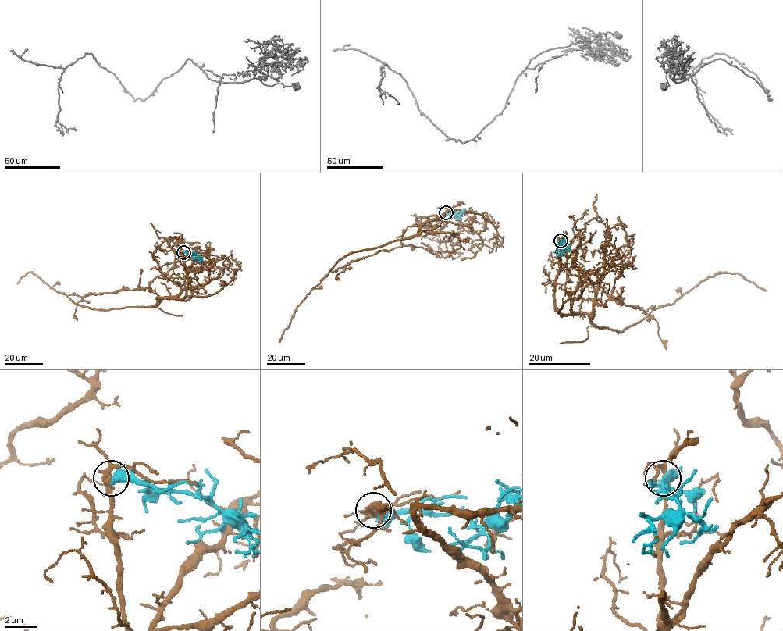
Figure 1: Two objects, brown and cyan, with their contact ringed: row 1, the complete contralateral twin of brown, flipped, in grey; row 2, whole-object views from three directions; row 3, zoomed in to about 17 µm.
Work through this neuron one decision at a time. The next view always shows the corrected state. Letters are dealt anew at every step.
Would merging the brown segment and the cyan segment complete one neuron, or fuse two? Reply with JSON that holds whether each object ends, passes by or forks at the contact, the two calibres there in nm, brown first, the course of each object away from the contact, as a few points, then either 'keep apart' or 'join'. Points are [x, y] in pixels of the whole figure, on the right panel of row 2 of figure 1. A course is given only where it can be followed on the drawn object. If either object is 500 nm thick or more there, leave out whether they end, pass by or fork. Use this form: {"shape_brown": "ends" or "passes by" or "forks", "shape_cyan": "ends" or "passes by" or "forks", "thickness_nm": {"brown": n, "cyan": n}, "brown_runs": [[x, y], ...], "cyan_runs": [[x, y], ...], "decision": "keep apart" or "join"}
{"thickness_nm": {"brown": 280, "cyan": 500}, "brown_runs": [[560, 240], [554, 307], [621, 333], [653, 309], [613, 297], [614, 281], [631, 254], [618, 216]], "cyan_runs": [[560, 240], [564, 246], [559, 250], [556, 254], [559, 254]], "decision": "keep apart"}

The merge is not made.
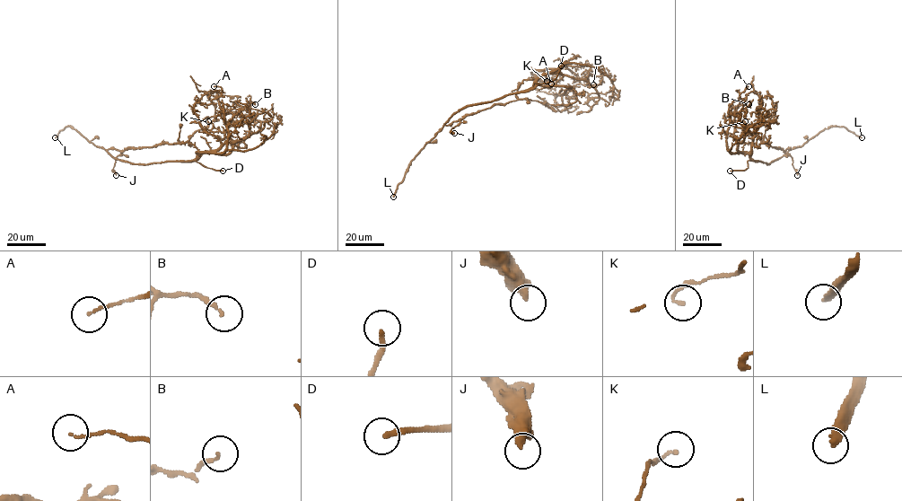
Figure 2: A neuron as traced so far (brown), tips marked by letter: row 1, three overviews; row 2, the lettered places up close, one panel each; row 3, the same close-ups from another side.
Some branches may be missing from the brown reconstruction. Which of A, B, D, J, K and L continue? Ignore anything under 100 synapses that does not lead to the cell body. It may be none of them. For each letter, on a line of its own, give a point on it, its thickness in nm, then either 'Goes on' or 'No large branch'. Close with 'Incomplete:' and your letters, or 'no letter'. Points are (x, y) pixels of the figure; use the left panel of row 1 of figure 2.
A: Place: (214, 86). Thickness 80 nm. No large branch
B: Place: (255, 104). Thickness 130 nm. No large branch
D: Place: (223, 171). Thickness 220 nm. Goes on
J: Place: (116, 175). Thickness 440 nm. No large branch
K: Place: (208, 121). Thickness 110 nm. No large branch
L: Place: (55, 137). Thickness 340 nm. Goes on
Incomplete: D, L

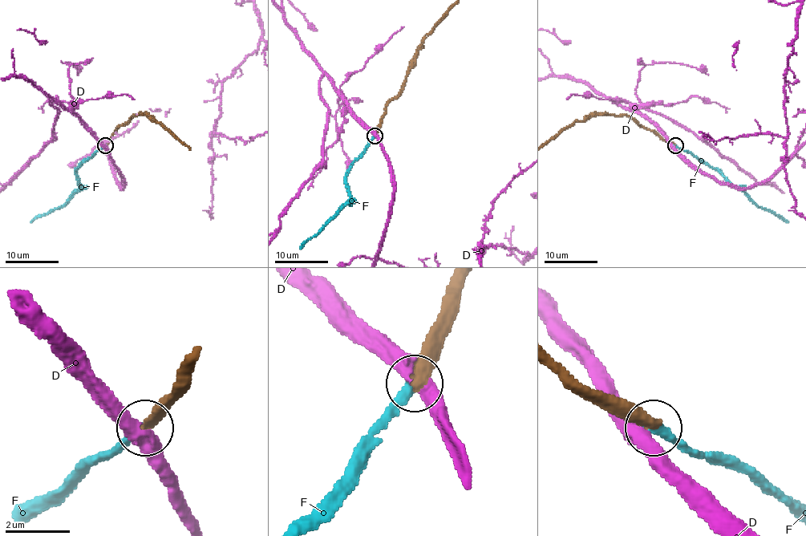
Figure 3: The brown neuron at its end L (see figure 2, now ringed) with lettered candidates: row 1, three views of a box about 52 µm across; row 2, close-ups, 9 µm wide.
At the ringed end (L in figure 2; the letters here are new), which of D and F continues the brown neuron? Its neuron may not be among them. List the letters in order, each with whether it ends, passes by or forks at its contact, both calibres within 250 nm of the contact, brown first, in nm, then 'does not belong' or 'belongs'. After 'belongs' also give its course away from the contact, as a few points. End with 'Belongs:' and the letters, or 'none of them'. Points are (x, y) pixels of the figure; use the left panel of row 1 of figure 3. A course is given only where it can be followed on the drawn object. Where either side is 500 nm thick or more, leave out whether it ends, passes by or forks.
D: it passes by; calibres 460 and 480 nm; does not belong
F: it ends; calibres 420 and 260 nm; belongs; course (105, 146), (77, 168), (79, 188), (61, 206), (39, 214), (30, 222)
Belongs: F

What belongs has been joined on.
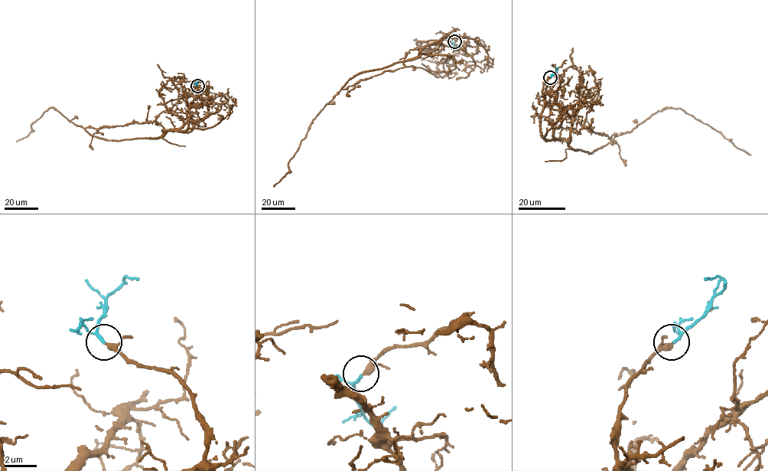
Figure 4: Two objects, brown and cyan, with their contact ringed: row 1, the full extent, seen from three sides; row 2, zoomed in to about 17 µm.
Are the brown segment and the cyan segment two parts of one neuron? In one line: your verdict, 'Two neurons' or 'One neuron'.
One neuron

